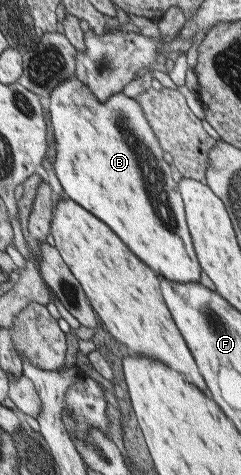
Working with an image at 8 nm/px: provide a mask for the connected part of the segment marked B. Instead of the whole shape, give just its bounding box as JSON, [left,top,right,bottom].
[49,78,200,282]

